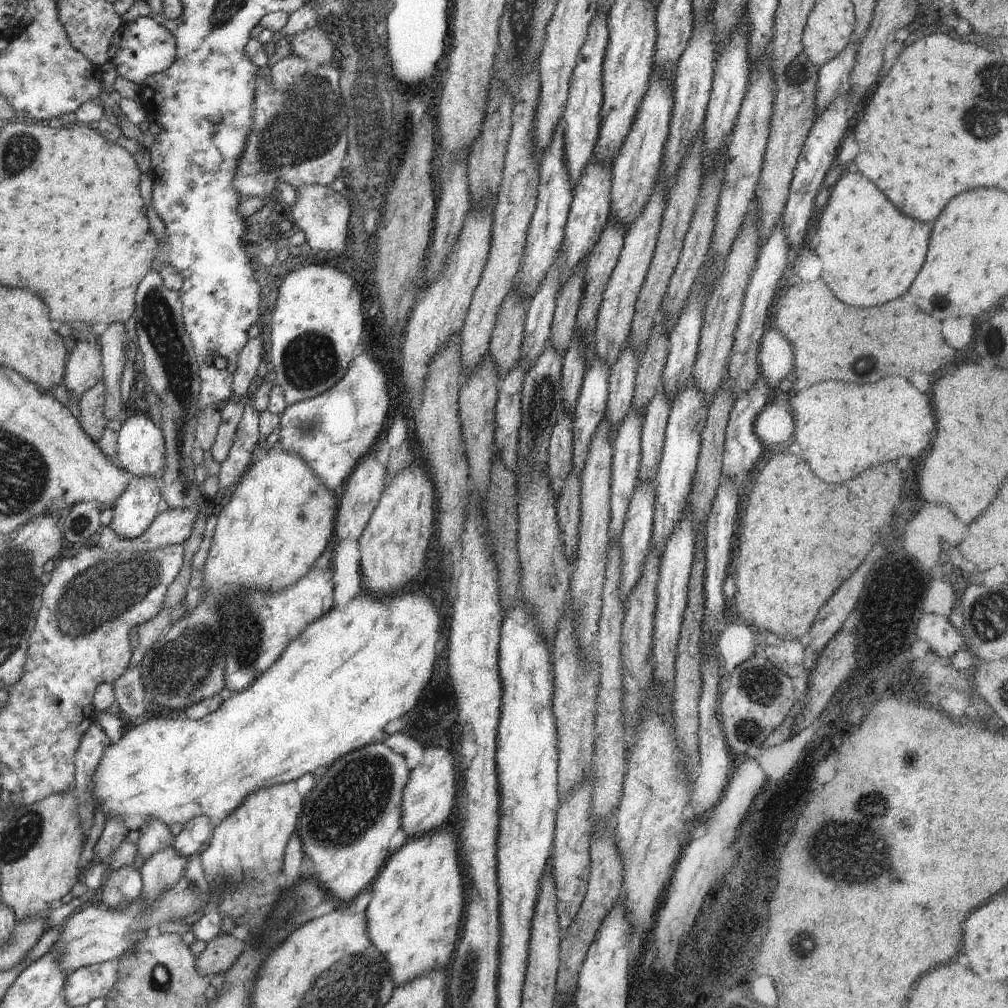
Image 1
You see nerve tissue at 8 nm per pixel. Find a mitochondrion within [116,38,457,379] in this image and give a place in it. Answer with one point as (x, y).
(310, 125)

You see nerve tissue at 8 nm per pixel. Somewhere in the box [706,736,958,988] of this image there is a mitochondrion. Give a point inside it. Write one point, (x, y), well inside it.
(847, 846)

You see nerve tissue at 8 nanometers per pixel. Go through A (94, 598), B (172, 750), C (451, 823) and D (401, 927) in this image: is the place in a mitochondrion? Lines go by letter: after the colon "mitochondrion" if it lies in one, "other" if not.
A: mitochondrion
B: other
C: other
D: other

